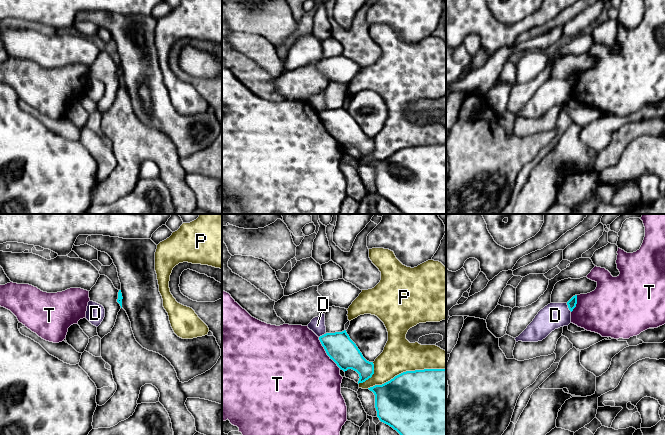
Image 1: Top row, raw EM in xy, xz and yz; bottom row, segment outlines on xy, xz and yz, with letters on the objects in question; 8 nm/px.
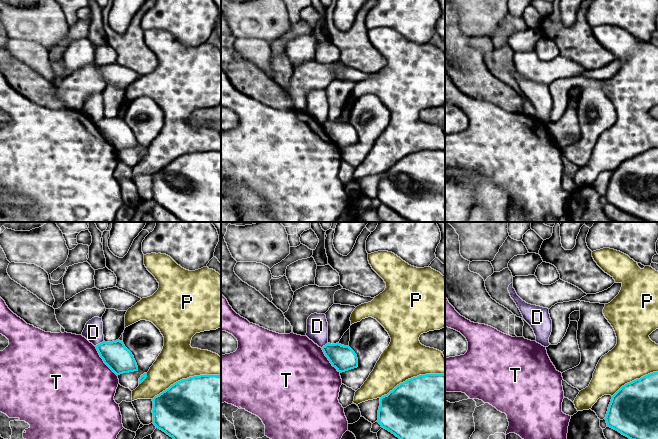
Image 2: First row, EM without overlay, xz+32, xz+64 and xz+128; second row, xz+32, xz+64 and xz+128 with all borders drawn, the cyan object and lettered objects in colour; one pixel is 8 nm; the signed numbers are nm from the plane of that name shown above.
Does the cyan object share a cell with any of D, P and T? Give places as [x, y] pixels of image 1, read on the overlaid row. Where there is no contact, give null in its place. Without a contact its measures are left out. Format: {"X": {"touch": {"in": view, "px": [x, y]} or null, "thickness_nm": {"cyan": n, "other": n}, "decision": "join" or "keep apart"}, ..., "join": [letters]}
{"D": {"touch": {"in": "yz", "px": [568, 307]}, "thickness_nm": {"cyan": 70, "other": 200}, "decision": "keep apart"}, "P": {"touch": {"in": "xz", "px": [406, 371]}, "thickness_nm": {"cyan": 500, "other": 280}, "decision": "keep apart"}, "T": {"touch": {"in": "xz", "px": [326, 352]}, "thickness_nm": {"cyan": 220, "other": 500}, "decision": "keep apart"}, "join": []}

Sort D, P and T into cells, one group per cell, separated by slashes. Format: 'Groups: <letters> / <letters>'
Groups: D / P / T

